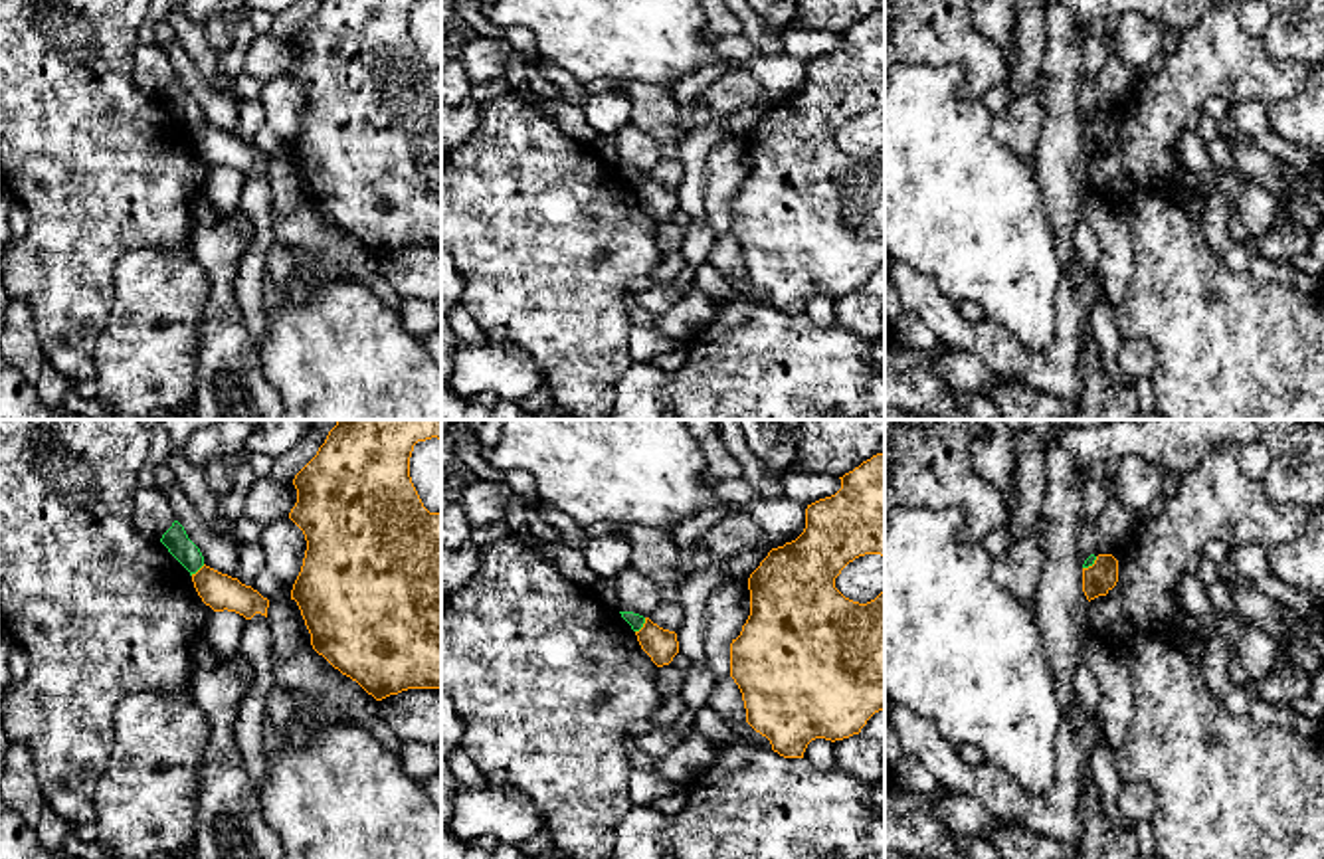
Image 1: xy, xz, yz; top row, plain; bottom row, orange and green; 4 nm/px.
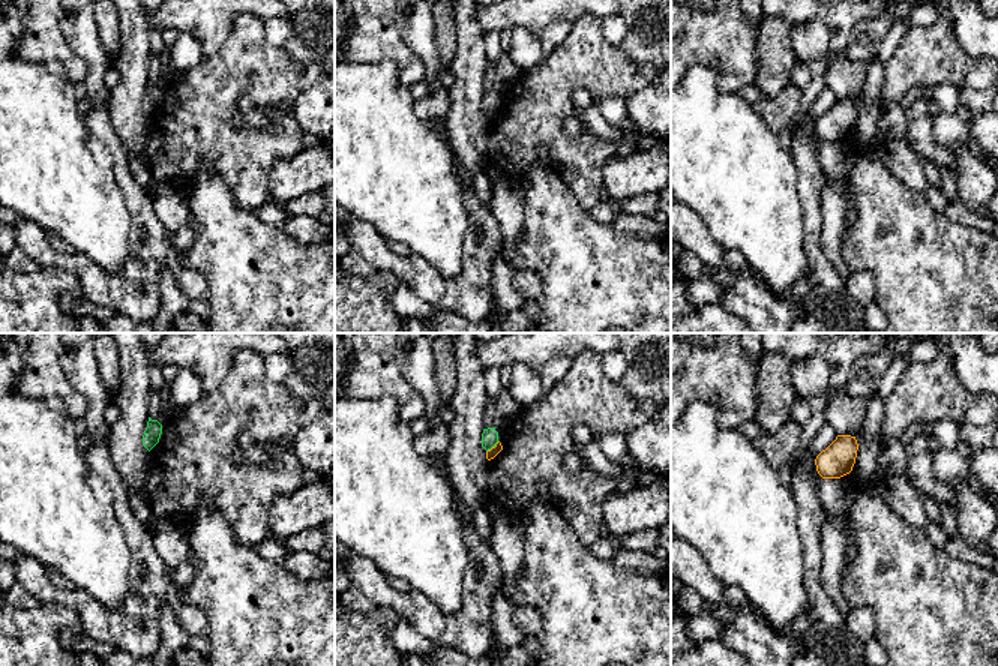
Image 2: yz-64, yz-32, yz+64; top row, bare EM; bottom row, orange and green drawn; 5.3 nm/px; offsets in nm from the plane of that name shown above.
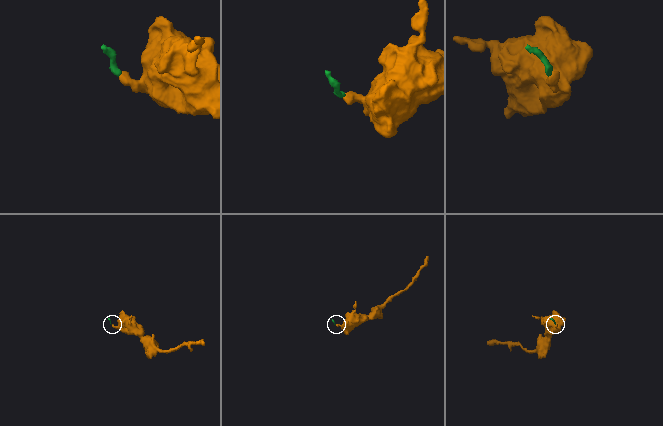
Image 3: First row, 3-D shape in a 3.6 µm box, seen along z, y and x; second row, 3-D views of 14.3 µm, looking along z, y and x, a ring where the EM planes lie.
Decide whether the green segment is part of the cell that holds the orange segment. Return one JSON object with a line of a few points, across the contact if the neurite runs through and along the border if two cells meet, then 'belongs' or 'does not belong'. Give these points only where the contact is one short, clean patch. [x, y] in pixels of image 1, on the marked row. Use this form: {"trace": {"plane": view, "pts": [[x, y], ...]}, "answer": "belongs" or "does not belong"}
{"trace": {"plane": "xz", "pts": [[646, 618], [636, 632]]}, "answer": "does not belong"}

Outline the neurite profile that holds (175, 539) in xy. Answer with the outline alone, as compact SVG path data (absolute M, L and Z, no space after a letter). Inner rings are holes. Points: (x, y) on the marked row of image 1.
M174 521L172 526L162 534L160 542L190 572L190 576L204 566L200 548L188 538L178 521Z

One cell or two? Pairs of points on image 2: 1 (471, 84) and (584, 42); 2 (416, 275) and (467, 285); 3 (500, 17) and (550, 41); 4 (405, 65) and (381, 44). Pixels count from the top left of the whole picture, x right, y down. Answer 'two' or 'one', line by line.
1: two
2: one
3: one
4: one

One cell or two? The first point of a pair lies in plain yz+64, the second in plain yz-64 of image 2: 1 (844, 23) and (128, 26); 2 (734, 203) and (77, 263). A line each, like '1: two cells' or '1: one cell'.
1: two cells
2: two cells

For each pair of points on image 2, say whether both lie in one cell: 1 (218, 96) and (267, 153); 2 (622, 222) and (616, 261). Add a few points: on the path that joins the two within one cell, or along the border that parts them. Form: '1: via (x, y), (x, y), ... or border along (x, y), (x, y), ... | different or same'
1: via (218, 114), (218, 119), (249, 150) | same
2: border along (613, 224), (644, 237), (655, 237) | different

